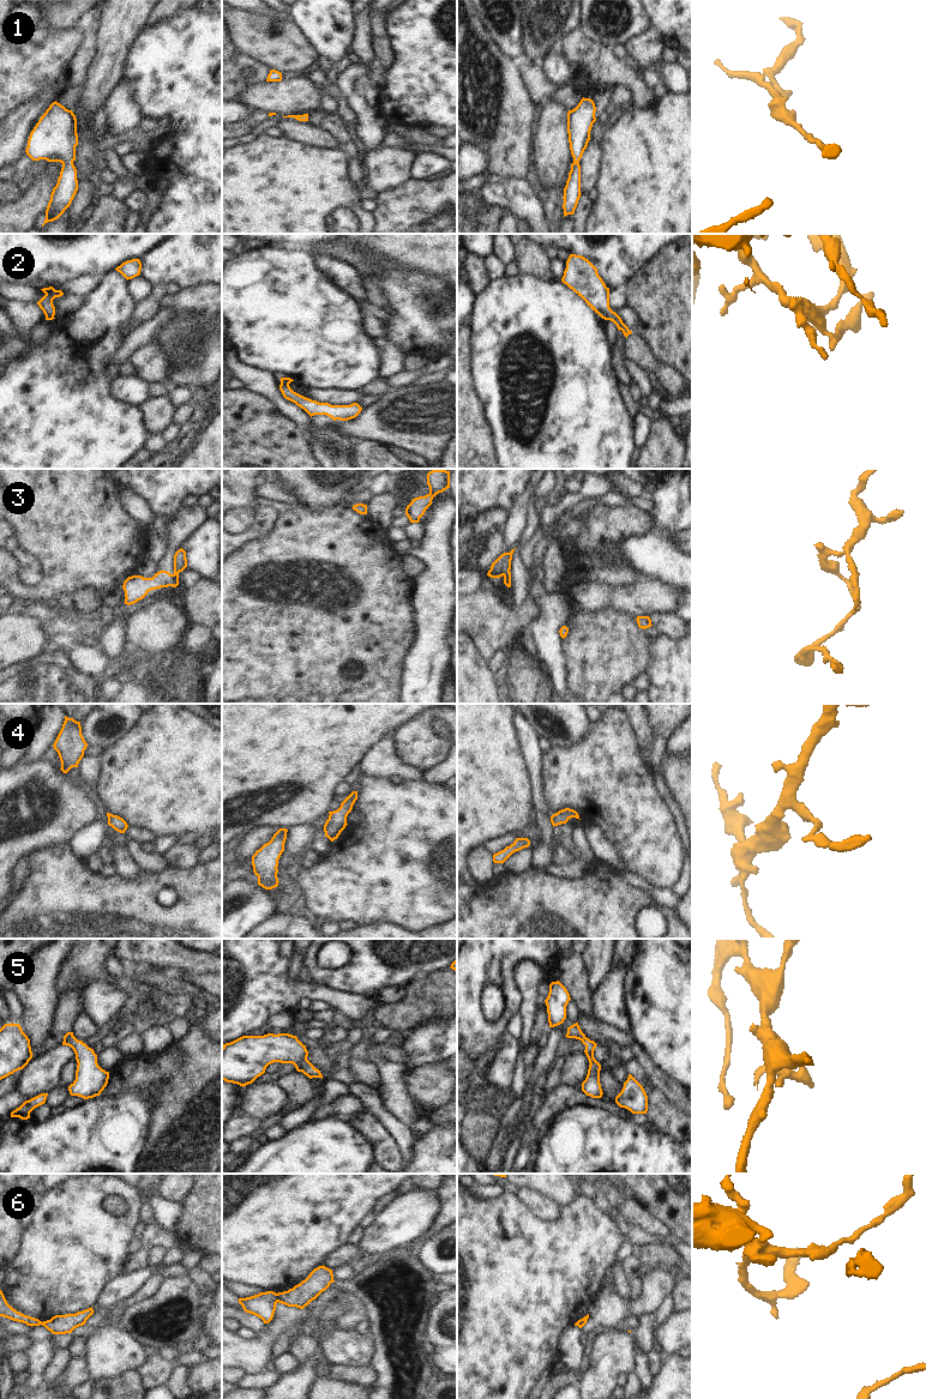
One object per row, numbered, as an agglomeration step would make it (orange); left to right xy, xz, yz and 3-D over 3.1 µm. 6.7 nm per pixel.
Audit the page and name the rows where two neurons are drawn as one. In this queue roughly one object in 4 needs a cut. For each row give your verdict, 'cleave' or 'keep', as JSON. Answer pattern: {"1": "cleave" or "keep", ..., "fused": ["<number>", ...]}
{"1": "keep", "2": "keep", "3": "cleave", "4": "keep", "5": "keep", "6": "cleave", "fused": ["3", "6"]}

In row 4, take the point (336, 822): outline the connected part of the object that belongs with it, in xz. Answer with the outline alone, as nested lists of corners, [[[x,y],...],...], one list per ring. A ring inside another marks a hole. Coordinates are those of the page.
[[[353,791],[345,800],[341,803],[337,810],[329,812],[329,819],[324,825],[325,837],[331,842],[338,838],[341,832],[345,828],[347,816],[351,812],[355,801],[357,800],[357,791]]]

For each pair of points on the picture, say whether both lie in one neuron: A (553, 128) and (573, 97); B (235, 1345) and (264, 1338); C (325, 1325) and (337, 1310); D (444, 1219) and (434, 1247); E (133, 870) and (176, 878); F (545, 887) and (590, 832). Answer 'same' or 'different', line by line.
A: different
B: same
C: same
D: different
E: different
F: different

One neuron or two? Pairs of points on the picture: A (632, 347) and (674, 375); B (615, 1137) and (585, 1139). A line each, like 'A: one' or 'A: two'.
A: one
B: one

